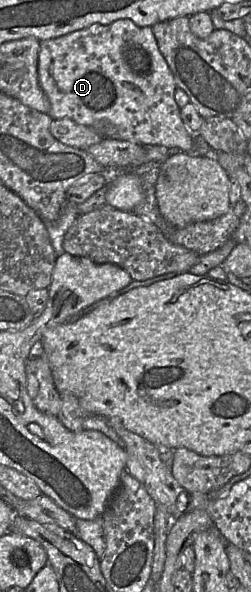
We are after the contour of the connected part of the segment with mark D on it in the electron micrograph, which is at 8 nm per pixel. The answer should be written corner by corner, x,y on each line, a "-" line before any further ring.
130,19
109,25
93,24
64,36
40,41
39,84
50,102
48,115
53,119
70,118
78,124
94,127
103,138
125,140
142,146
165,146
170,150
193,153
196,134
184,125
174,99
176,83
162,56
152,27
139,27

